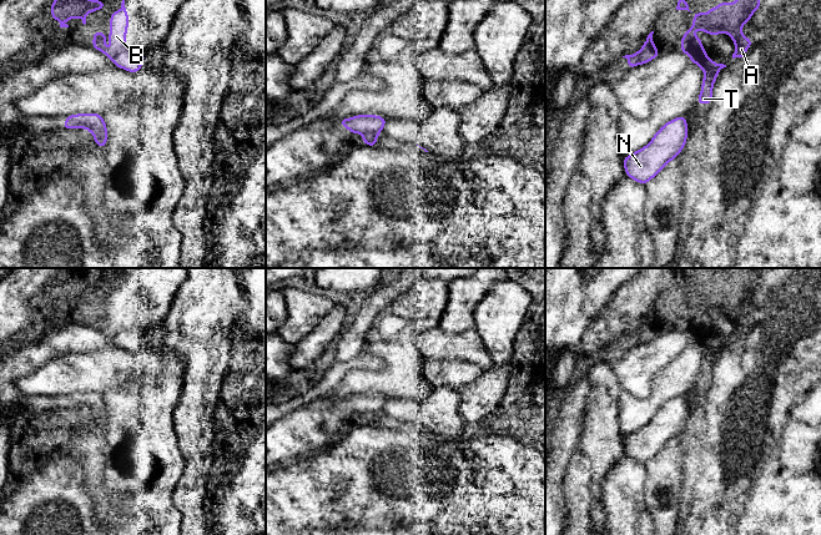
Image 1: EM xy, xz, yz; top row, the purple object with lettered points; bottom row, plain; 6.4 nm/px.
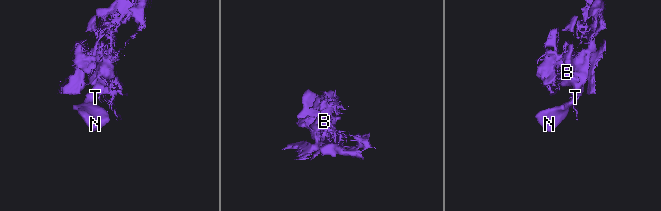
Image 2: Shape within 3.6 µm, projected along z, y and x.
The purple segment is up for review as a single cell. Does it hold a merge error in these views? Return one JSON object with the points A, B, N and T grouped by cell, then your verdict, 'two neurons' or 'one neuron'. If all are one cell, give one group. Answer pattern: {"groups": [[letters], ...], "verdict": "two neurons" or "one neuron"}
{"groups": [["A", "B", "T"], ["N"]], "verdict": "two neurons"}

